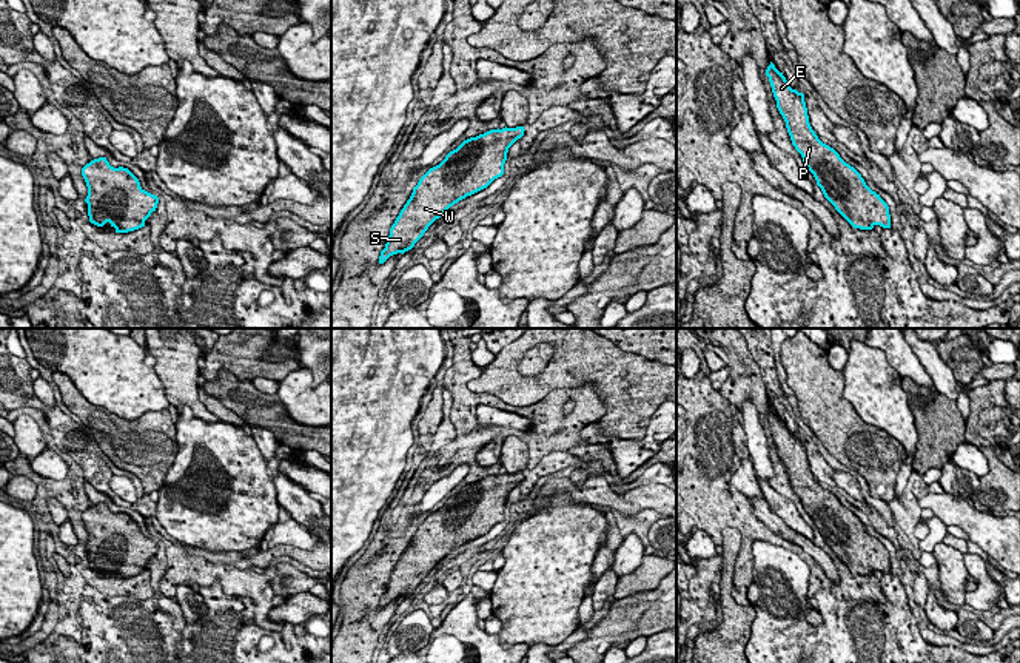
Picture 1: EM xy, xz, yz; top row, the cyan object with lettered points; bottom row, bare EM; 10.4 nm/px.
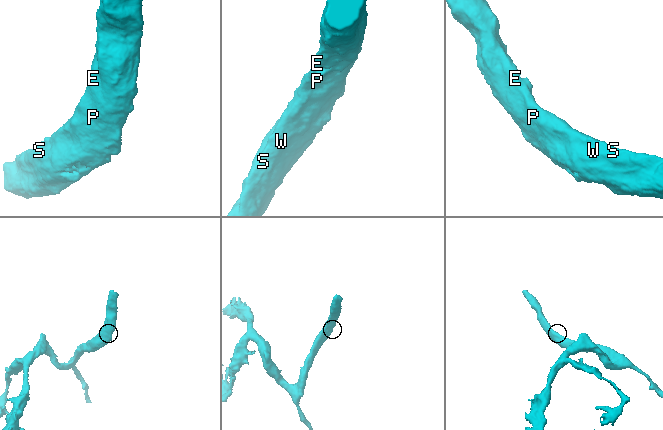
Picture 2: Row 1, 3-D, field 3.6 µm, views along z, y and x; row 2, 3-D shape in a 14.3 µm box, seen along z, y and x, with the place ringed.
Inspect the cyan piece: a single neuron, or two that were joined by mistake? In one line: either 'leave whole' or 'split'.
leave whole

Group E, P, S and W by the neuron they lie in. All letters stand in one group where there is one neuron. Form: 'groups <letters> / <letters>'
groups E P S W

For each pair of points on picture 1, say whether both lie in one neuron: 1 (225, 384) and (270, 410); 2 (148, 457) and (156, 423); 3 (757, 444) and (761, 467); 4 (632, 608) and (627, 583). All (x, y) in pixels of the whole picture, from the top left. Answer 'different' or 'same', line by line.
1: same
2: same
3: same
4: different

